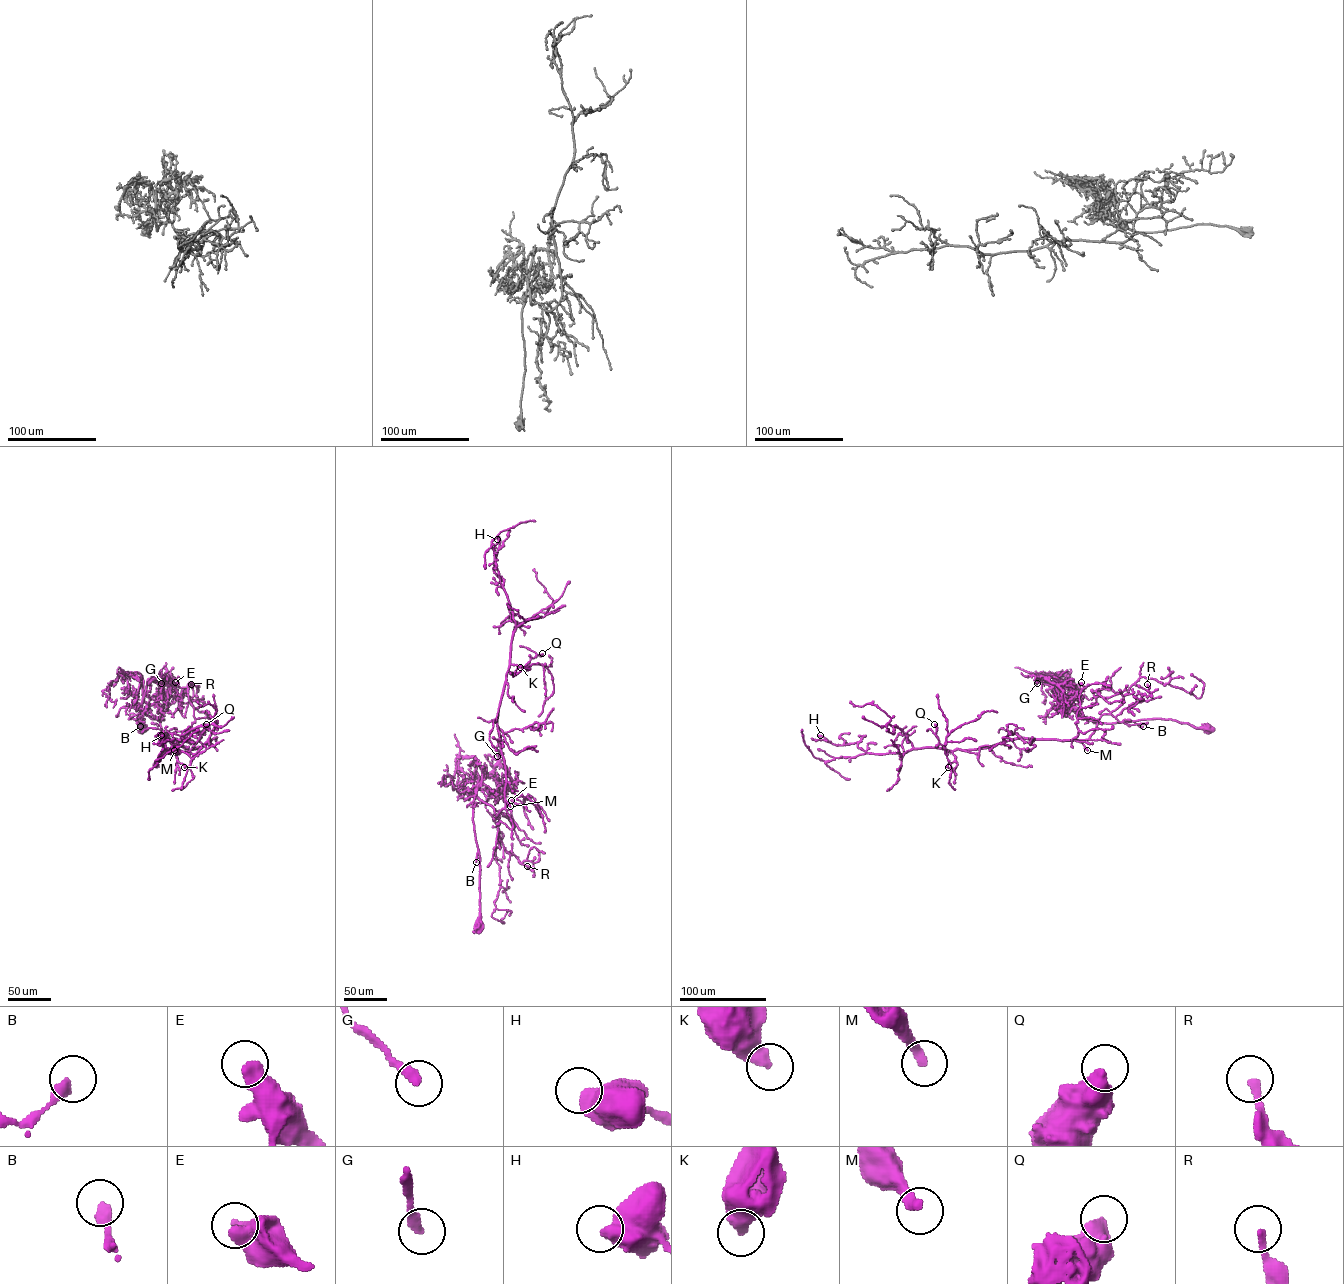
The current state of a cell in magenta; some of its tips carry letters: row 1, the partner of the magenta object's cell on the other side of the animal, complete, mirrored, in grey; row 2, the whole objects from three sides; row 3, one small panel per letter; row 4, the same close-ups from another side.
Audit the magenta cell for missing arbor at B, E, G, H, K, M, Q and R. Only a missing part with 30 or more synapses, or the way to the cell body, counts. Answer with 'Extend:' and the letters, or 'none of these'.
Extend: M

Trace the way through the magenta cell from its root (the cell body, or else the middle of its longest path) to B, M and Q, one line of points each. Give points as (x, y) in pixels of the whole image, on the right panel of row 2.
B: (1209, 728), (1196, 728), (1169, 719), (1131, 721), (1143, 726)
M: (1209, 728), (1196, 728), (1169, 719), (1094, 722), (1079, 713), (1097, 722), (1090, 737), (1080, 740), (1087, 750)
Q: (1209, 728), (1169, 719), (1094, 722), (1079, 713), (1097, 722), (1088, 739), (1017, 738), (947, 751), (934, 724)

